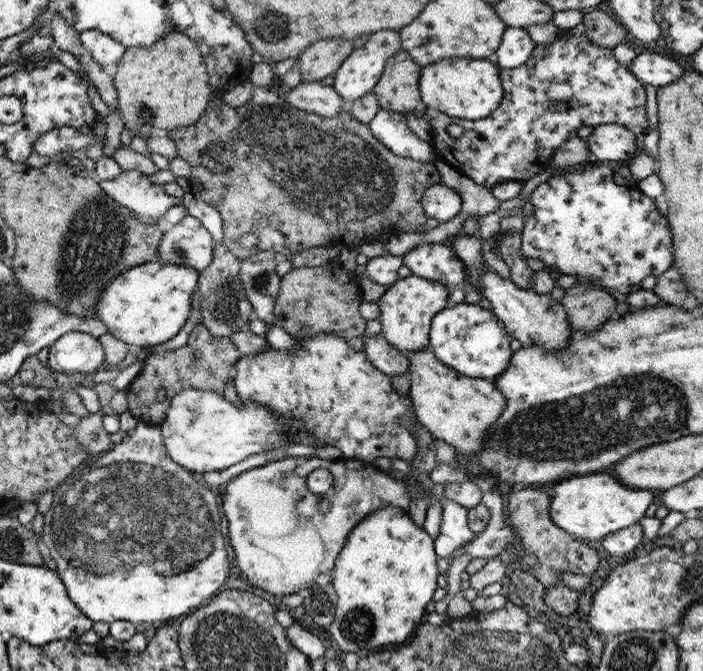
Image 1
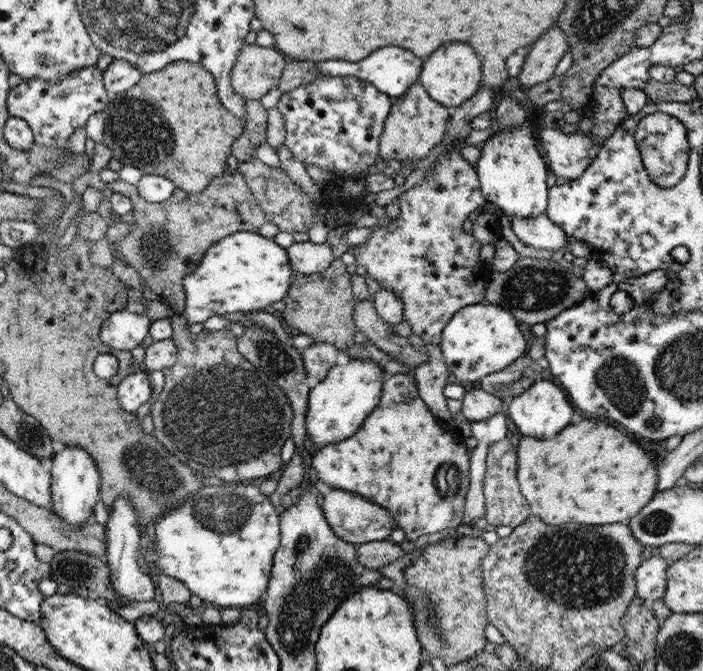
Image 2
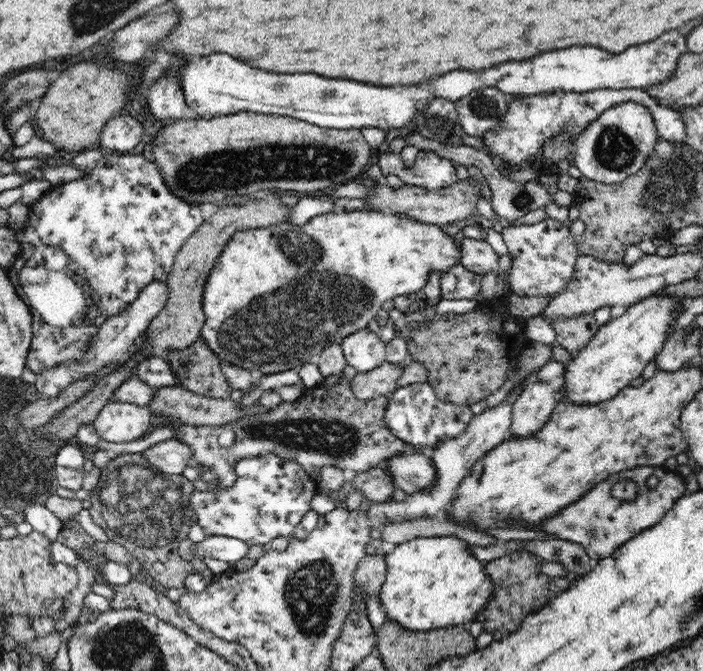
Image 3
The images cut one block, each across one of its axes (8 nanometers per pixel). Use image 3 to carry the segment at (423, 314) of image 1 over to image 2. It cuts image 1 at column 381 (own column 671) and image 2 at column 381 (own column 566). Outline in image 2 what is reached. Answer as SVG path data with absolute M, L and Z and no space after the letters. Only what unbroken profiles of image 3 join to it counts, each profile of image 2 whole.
M349 359L345 365L333 365L322 381L308 389L305 443L318 449L355 434L367 415L377 406L385 377L382 366L371 359Z

